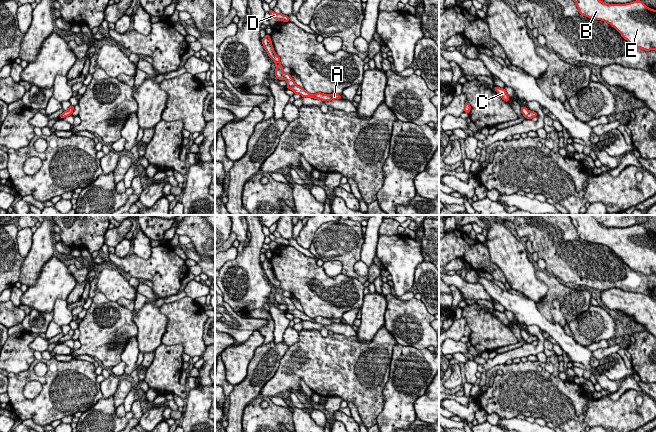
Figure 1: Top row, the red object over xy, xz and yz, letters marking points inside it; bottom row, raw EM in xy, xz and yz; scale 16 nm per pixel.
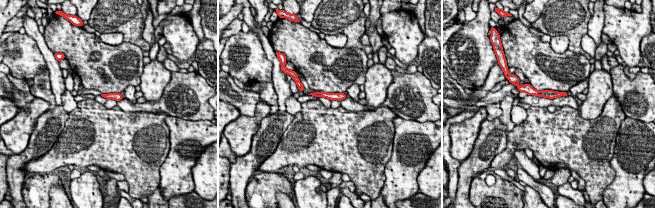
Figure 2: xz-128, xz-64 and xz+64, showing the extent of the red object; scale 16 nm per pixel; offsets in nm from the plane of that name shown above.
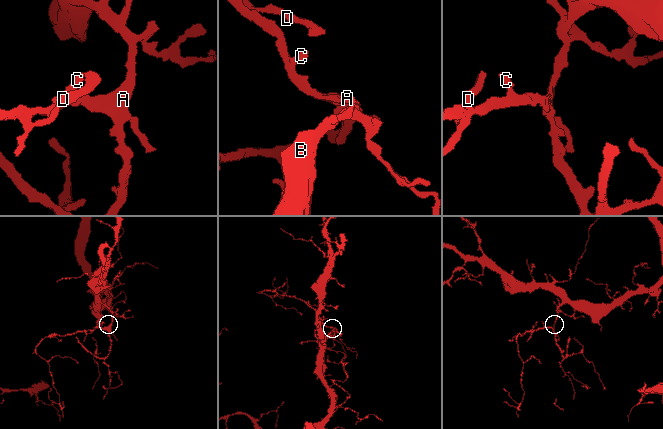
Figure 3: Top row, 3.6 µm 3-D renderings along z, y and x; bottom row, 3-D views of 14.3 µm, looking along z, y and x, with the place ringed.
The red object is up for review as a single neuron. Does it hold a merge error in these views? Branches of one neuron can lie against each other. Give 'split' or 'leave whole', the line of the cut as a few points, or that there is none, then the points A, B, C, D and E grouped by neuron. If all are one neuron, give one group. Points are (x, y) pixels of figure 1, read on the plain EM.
leave whole | no cut | A B C D E

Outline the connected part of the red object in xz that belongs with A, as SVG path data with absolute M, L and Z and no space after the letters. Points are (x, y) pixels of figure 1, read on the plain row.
M269 258L262 263L262 268L268 278L268 280L274 285L276 289L275 300L278 304L286 304L287 305L287 313L291 313L294 318L300 318L302 321L310 321L314 323L320 323L322 325L331 325L333 323L341 323L341 319L339 318L323 318L318 316L316 318L310 318L304 312L299 311L291 301L289 297L285 297L283 295L283 291L280 287L280 281L275 277L272 269L272 265Z

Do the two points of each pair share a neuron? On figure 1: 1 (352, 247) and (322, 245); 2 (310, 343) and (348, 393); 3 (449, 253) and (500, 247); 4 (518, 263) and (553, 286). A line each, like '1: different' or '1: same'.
1: same
2: same
3: different
4: different

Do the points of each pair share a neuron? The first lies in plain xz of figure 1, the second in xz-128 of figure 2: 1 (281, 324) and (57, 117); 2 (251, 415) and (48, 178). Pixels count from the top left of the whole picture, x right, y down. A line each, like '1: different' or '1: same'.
1: different
2: same

